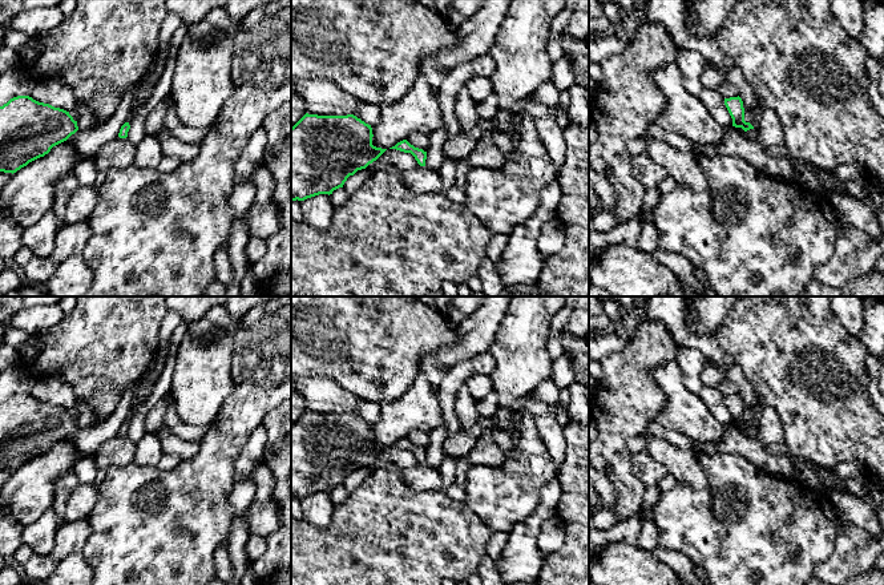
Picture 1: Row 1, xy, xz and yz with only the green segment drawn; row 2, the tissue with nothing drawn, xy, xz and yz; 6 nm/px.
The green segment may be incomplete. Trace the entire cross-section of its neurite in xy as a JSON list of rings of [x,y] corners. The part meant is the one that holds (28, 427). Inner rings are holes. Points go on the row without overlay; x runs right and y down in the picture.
[[[17,394],[0,404],[0,469],[16,471],[78,428],[69,410]]]

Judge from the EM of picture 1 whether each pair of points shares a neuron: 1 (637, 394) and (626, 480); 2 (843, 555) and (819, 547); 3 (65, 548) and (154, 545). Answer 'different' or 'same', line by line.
1: same
2: different
3: different

